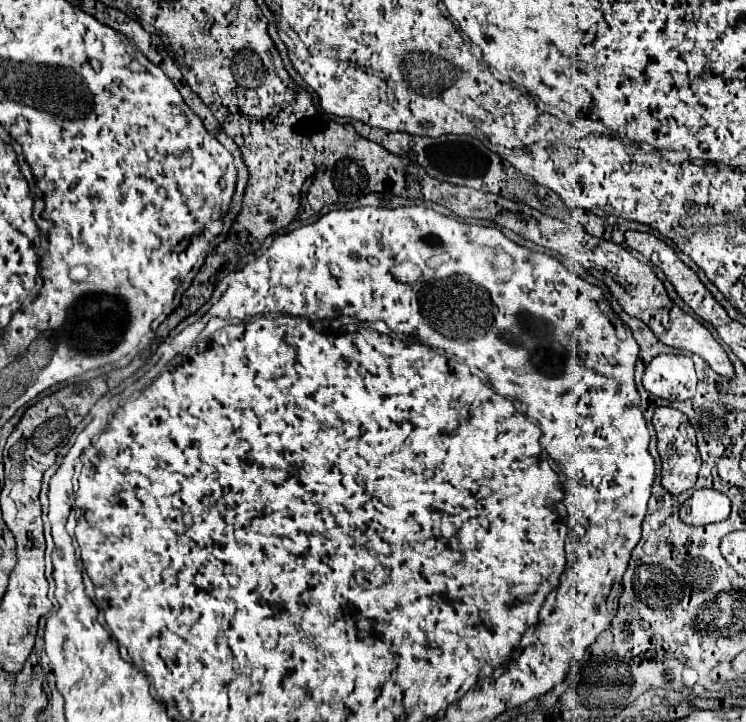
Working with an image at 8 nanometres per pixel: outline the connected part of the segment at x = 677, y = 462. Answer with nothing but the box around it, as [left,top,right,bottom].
[652,406,700,496]

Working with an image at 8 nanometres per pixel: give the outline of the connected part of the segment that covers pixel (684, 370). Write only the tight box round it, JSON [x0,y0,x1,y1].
[642,354,696,402]

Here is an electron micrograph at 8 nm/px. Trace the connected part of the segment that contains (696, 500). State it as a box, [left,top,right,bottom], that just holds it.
[680,490,730,526]

